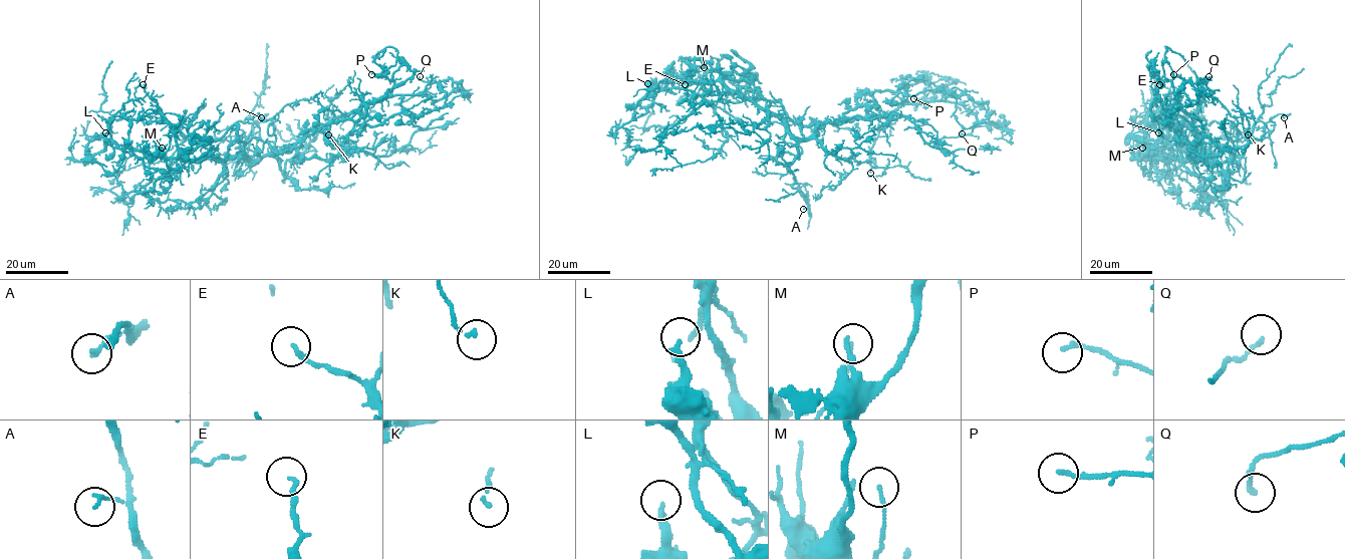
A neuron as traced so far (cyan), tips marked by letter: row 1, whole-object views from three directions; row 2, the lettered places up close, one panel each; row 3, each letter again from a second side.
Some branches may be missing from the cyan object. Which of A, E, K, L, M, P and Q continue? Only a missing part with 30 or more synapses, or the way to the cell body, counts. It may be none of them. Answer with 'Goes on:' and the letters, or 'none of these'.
Goes on: none of these

